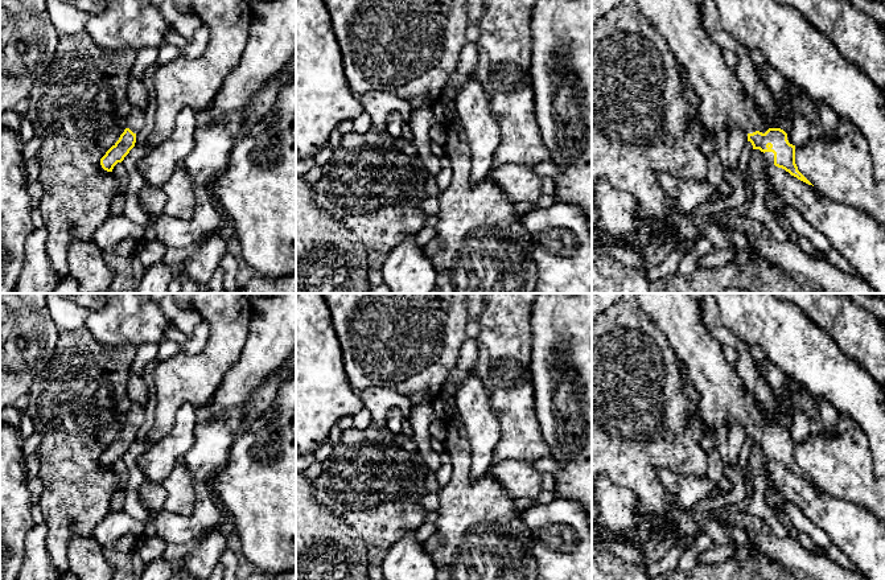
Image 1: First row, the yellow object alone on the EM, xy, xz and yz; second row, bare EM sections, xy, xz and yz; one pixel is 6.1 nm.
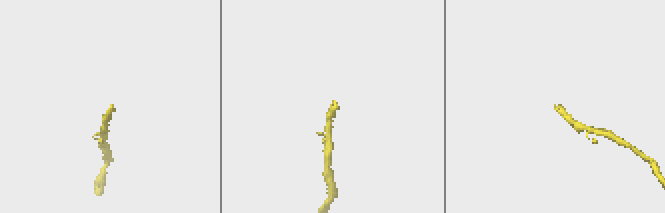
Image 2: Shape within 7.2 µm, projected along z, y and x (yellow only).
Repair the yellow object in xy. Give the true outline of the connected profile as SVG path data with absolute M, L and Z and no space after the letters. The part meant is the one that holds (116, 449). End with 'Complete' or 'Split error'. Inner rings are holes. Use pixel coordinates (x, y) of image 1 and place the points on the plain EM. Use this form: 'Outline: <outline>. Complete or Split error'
Outline: M132 404L128 411L128 419L119 436L100 454L100 461L104 466L112 468L118 458L122 458L129 447L135 443L136 429L144 419L144 407Z. Split error

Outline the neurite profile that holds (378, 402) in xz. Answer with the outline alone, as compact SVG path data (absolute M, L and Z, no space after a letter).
M369 387L359 391L365 408L371 415L370 427L386 427L387 414L391 408L399 408L407 417L412 412L411 400L390 388Z

